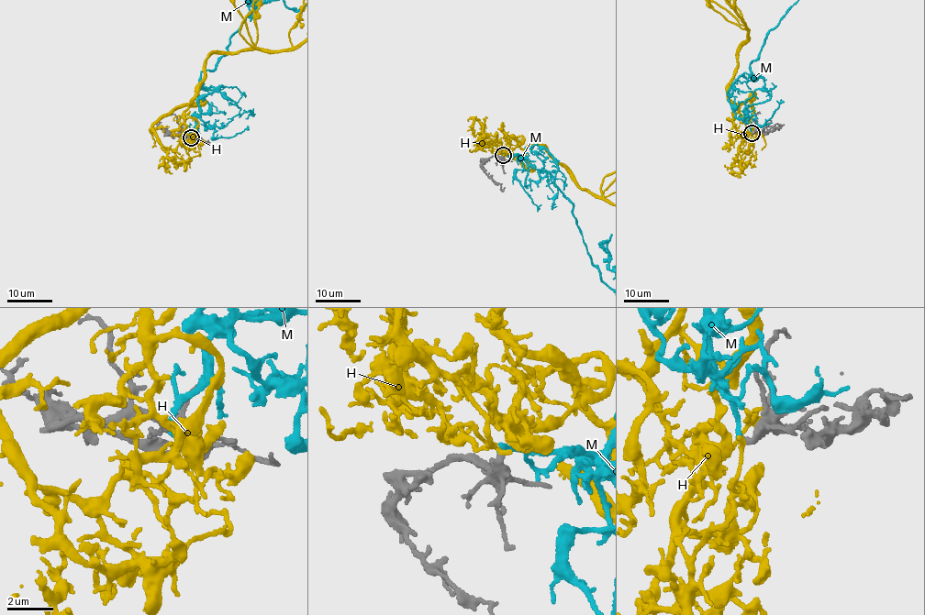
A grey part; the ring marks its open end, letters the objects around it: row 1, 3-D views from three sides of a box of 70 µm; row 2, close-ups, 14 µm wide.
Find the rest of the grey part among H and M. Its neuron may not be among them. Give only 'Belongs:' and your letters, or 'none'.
Belongs: M

